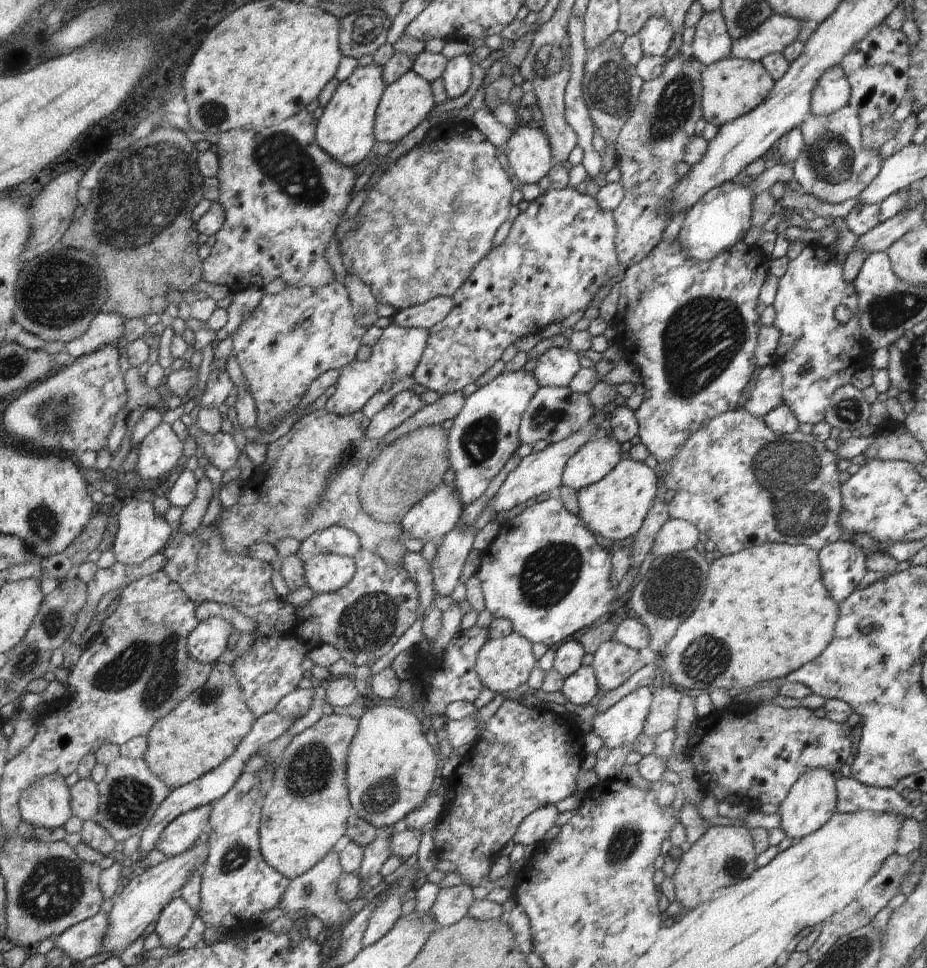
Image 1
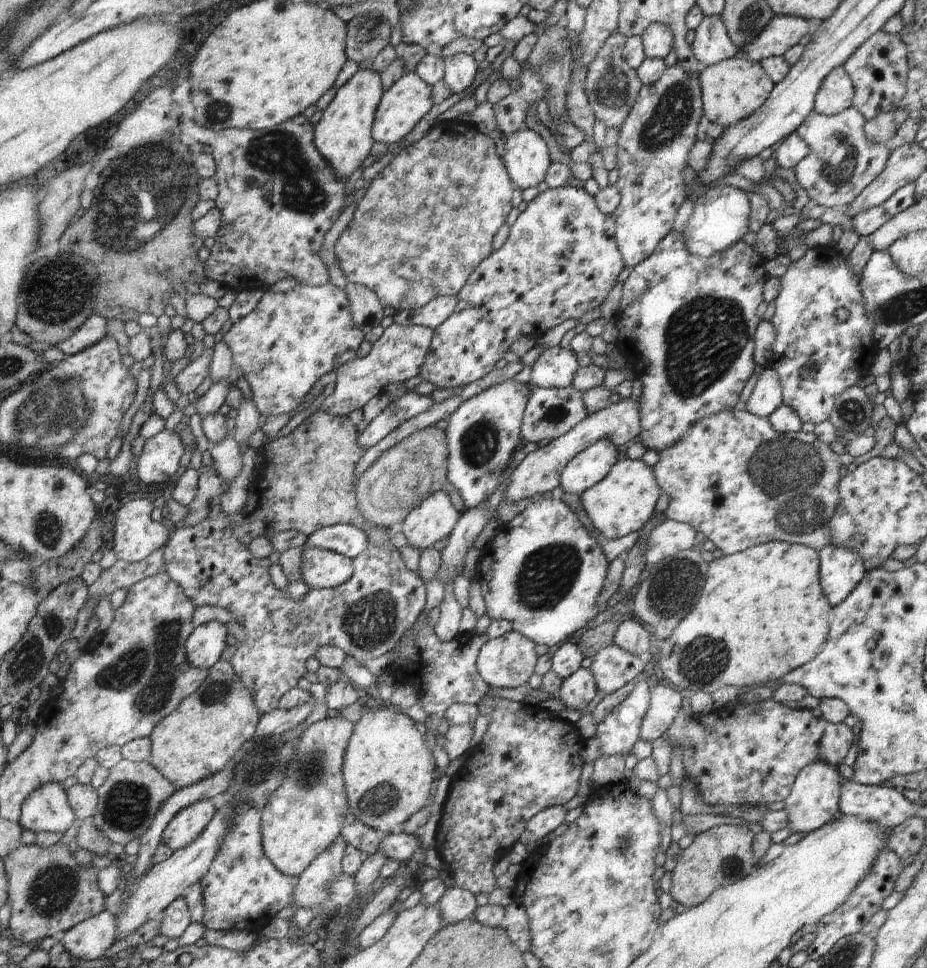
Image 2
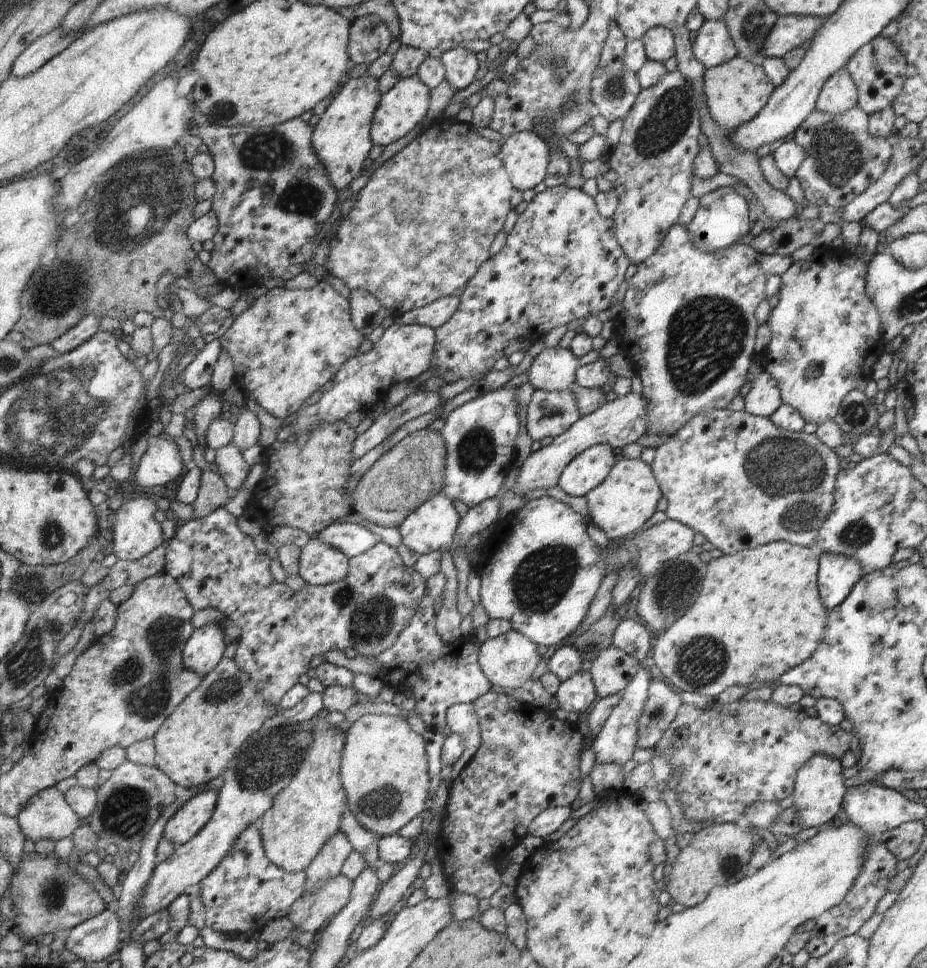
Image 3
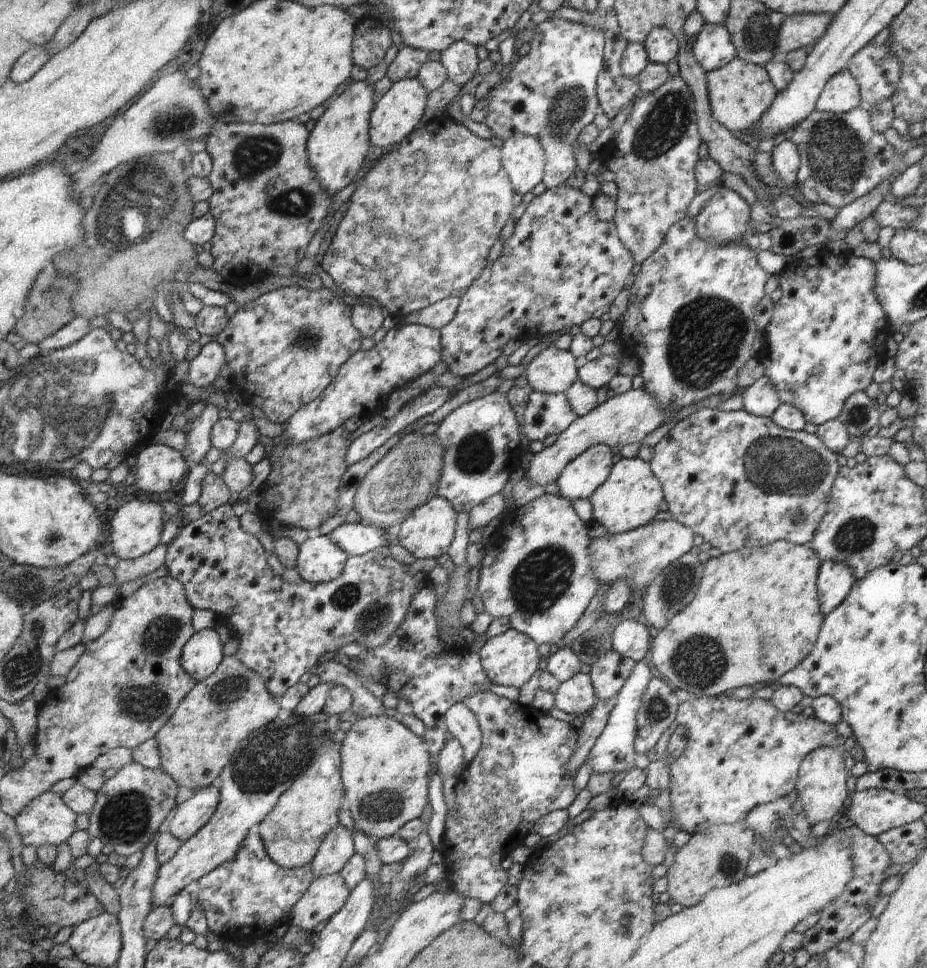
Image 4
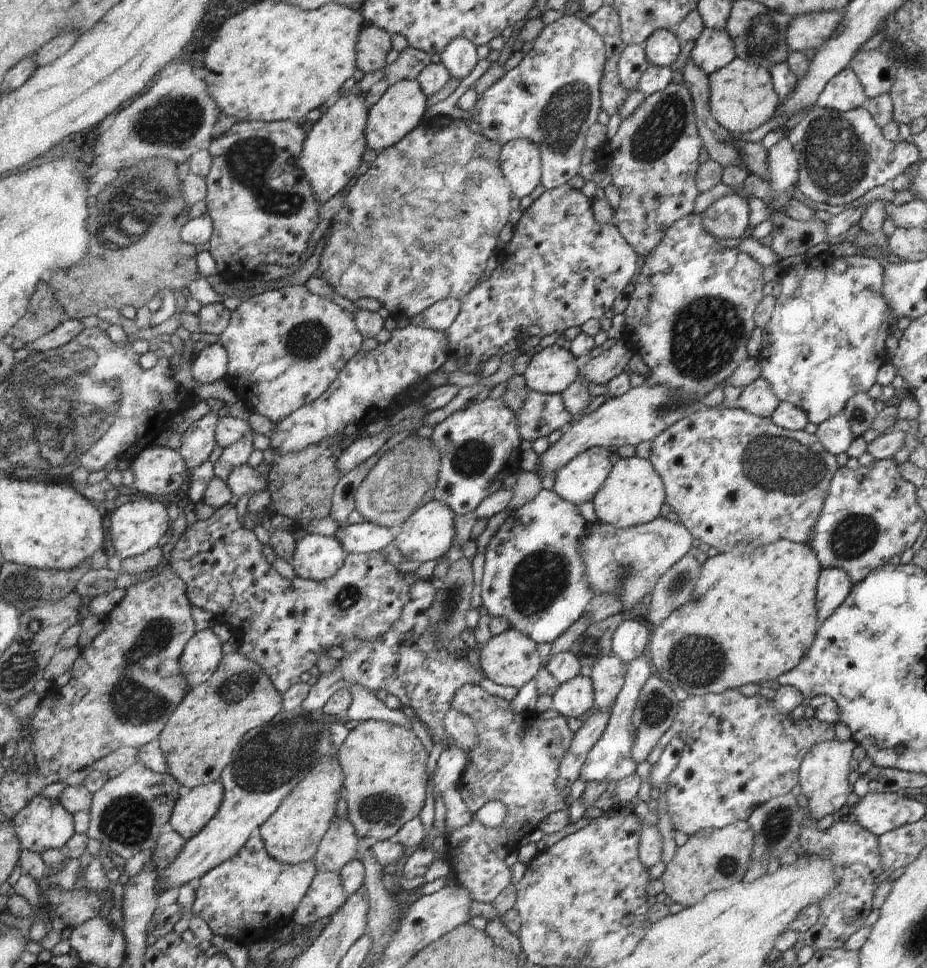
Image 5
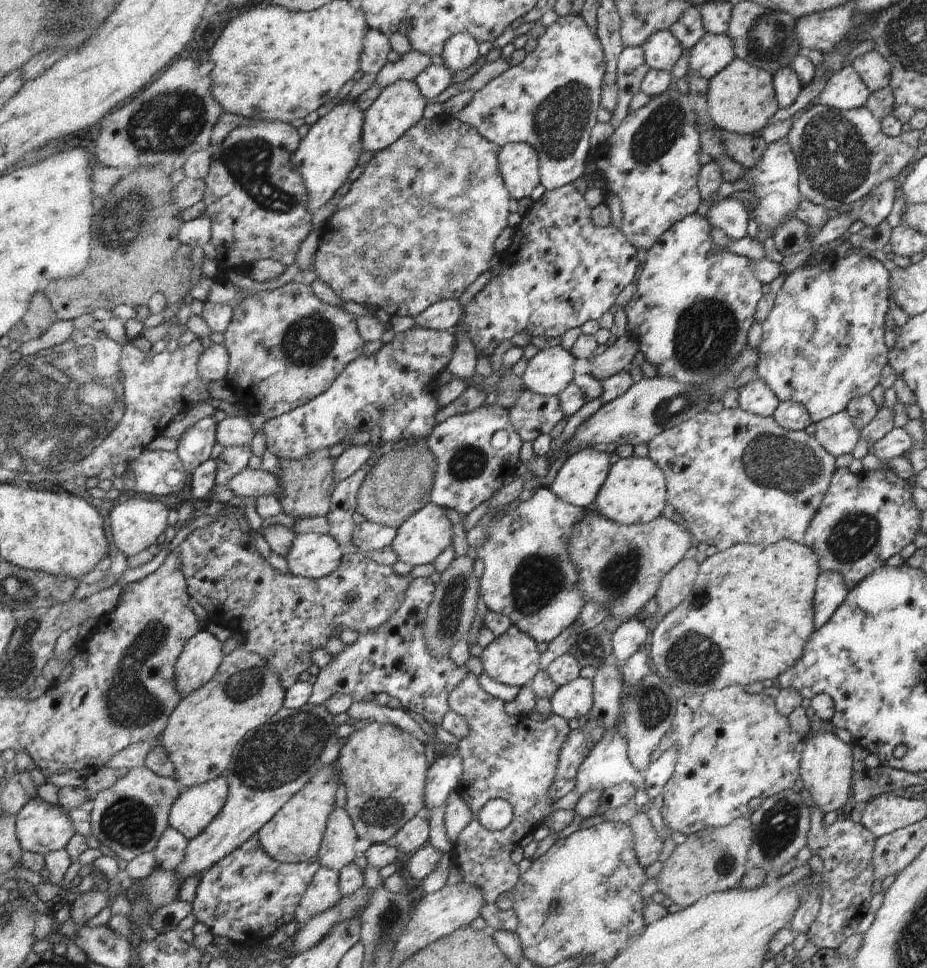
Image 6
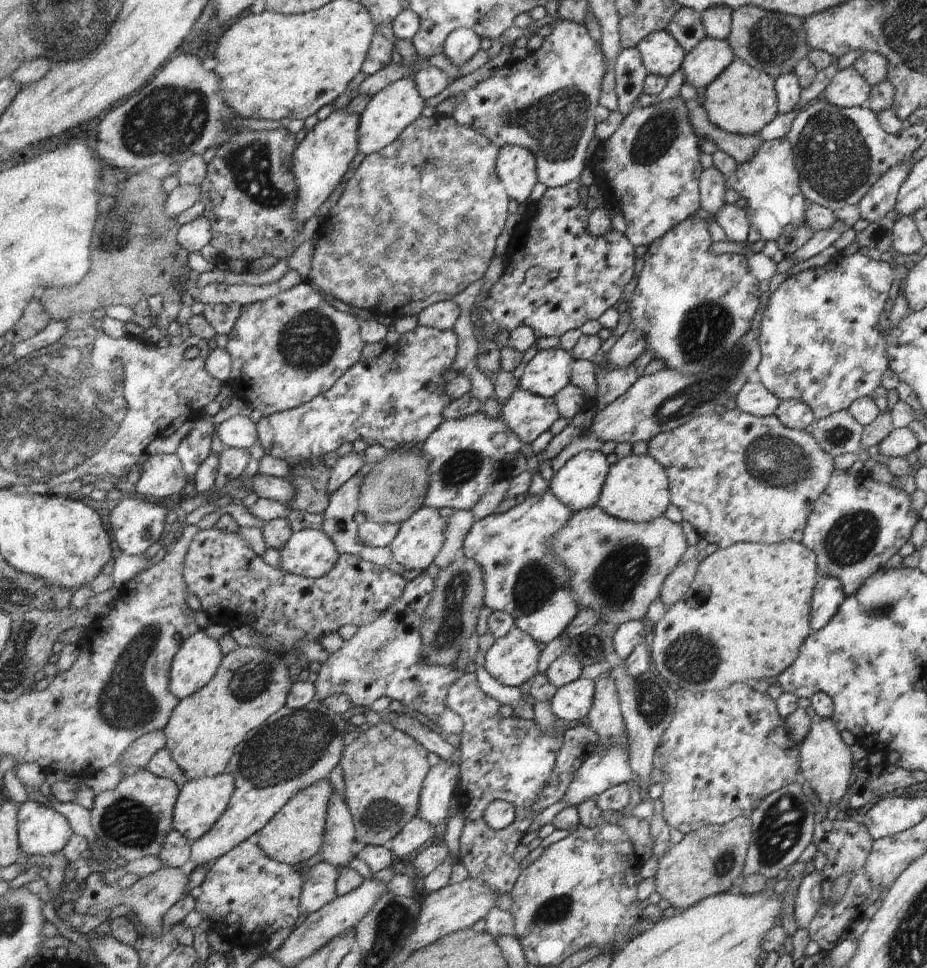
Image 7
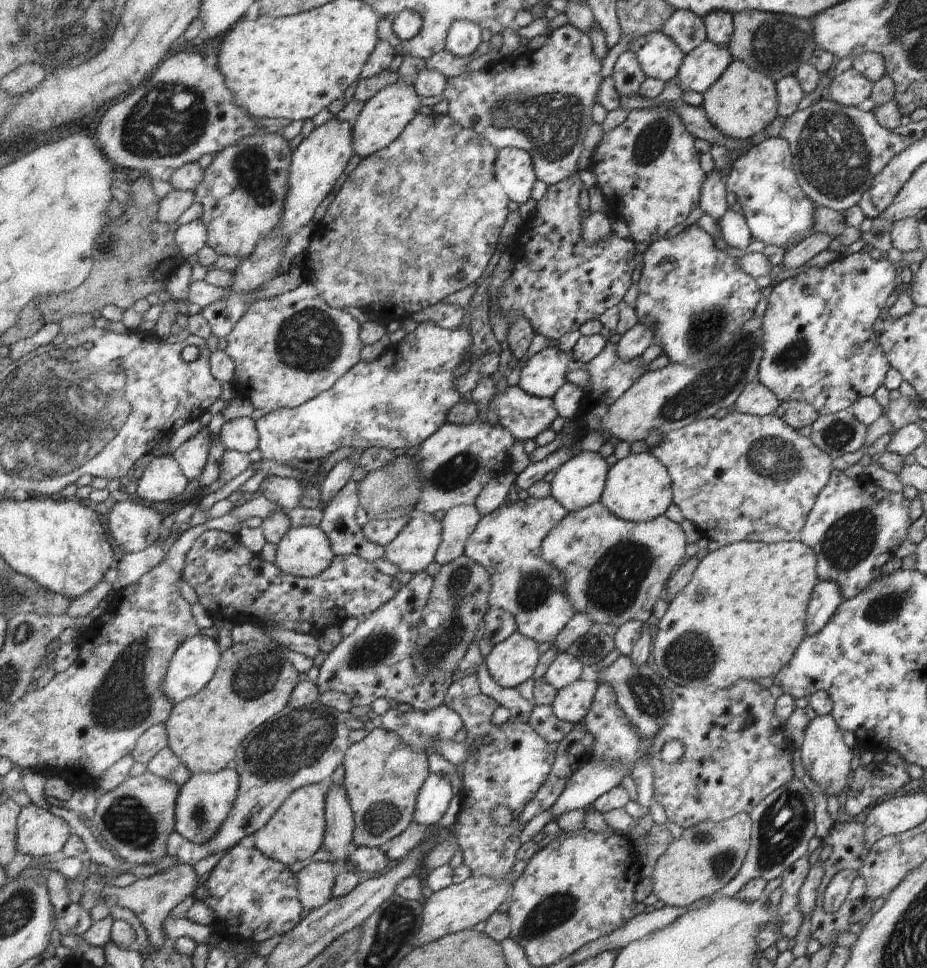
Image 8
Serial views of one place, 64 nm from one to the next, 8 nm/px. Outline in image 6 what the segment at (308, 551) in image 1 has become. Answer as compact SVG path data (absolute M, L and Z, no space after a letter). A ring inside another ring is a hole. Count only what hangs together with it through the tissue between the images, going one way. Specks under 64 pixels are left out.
M365 521L354 528L353 544L361 550L383 550L398 536L397 525Z

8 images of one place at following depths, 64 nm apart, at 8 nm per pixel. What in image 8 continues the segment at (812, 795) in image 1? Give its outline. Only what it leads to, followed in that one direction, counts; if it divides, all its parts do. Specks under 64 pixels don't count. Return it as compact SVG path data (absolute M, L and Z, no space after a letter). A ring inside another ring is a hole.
M830 714L817 715L806 726L803 741L799 747L799 756L804 774L807 774L815 782L825 798L838 795L847 783L847 776L851 773L849 762L851 762L853 755L851 749L841 739L841 733L842 730L835 724Z

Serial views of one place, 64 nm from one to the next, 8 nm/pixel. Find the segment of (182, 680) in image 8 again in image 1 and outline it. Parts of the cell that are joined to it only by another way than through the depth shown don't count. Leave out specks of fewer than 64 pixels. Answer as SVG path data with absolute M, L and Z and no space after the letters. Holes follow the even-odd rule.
M225 618L205 620L188 638L187 650L197 662L215 665L228 650L229 638L234 632L234 624Z

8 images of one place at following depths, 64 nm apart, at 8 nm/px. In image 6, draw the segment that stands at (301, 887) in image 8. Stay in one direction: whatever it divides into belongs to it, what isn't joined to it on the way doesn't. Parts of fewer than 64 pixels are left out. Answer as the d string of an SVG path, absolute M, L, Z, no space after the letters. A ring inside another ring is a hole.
M321 867L296 910L295 920L305 924L314 916L337 906L343 897L340 892L340 871Z

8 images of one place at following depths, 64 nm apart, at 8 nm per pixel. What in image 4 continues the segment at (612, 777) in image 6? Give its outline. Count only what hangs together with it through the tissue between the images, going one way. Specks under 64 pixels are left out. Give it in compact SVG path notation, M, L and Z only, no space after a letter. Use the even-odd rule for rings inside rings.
M648 660L638 661L634 673L630 676L626 685L617 696L617 704L608 718L608 725L603 734L597 739L595 746L591 749L588 764L592 773L621 772L635 768L633 759L638 752L635 748L636 736L638 735L637 717L651 679L656 675L653 666Z

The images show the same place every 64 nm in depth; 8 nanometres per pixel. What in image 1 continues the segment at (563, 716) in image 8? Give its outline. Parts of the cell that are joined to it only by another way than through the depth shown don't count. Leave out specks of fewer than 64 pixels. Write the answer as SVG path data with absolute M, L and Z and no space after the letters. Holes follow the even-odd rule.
M581 666L577 672L569 676L560 691L569 706L579 709L587 706L599 694L599 682L592 666Z

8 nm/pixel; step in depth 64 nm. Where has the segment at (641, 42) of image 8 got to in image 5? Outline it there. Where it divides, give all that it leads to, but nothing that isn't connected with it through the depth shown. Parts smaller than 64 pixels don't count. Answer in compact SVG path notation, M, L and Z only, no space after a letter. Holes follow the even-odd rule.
M656 30L645 42L646 53L651 65L669 67L677 62L683 42L673 31Z

